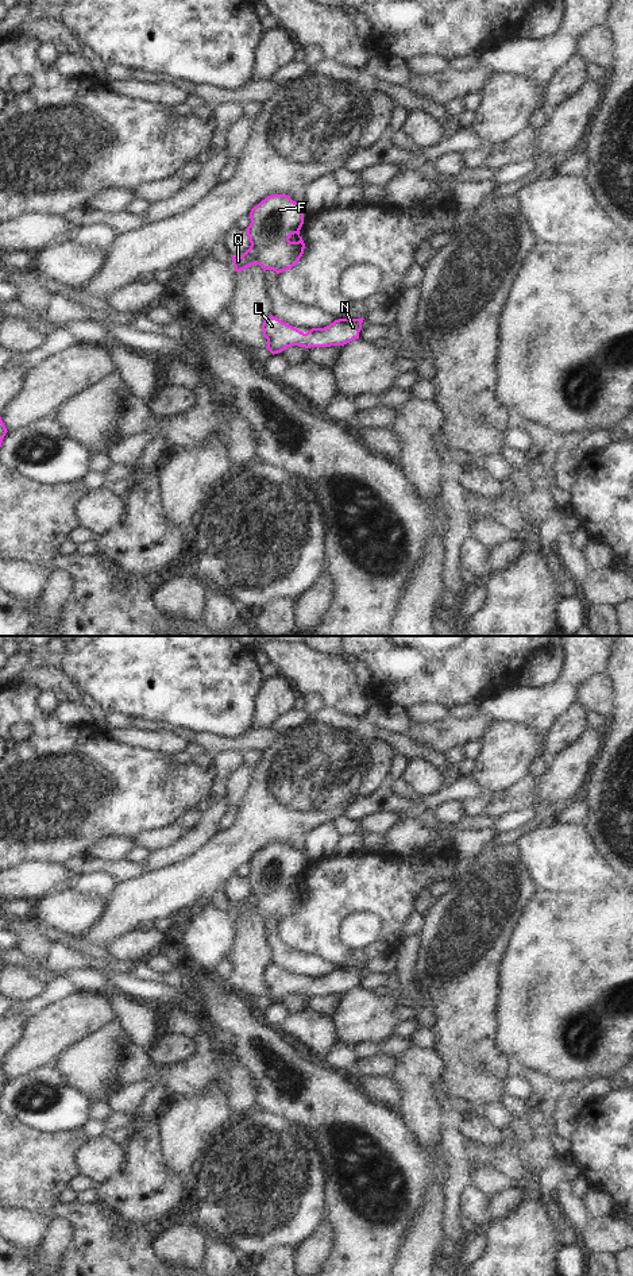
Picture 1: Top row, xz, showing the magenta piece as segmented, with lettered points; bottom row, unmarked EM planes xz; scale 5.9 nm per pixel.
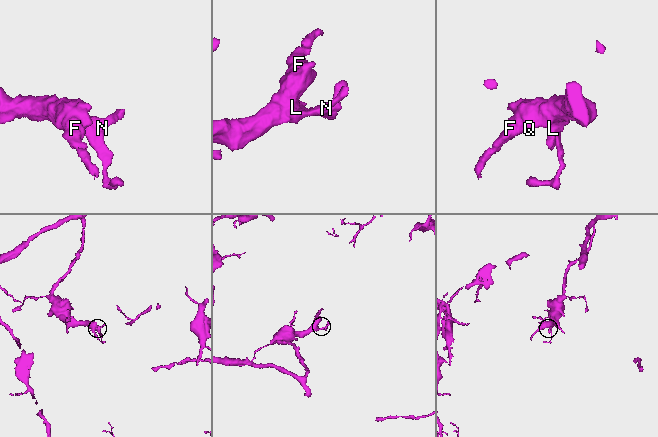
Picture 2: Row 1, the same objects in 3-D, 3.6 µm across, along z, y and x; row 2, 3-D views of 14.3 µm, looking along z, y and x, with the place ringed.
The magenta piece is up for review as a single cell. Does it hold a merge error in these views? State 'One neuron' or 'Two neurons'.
One neuron

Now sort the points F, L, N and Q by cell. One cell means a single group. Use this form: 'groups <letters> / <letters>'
groups F L N Q

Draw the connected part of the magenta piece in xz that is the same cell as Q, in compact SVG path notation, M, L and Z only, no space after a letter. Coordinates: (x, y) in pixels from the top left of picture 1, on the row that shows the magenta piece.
M286 194L267 196L254 207L246 228L251 246L242 257L231 255L235 271L259 265L279 274L296 266L305 248L300 236L304 209Z

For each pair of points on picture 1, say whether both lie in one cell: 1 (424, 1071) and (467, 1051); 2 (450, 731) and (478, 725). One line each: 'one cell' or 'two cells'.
1: two cells
2: one cell

